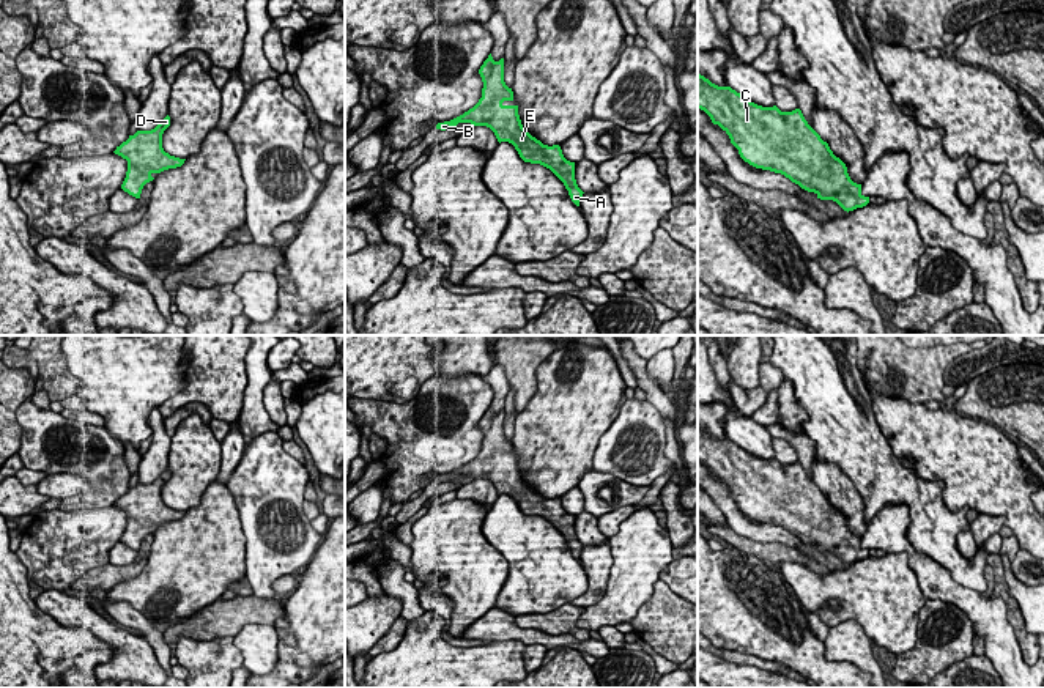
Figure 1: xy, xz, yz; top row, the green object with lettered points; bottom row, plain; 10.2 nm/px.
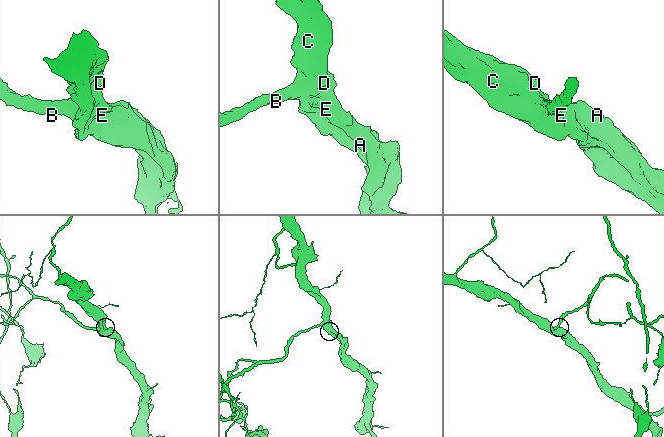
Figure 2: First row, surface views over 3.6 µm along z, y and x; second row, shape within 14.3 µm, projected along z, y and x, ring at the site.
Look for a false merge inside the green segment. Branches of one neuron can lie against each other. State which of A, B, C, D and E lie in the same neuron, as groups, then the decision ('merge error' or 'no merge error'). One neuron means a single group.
A B C D E | no merge error

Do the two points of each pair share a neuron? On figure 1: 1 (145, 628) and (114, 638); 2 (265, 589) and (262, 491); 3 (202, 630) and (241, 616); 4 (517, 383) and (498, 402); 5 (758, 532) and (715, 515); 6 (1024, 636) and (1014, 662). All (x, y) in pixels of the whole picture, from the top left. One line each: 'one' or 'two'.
1: two
2: one
3: one
4: two
5: two
6: two

